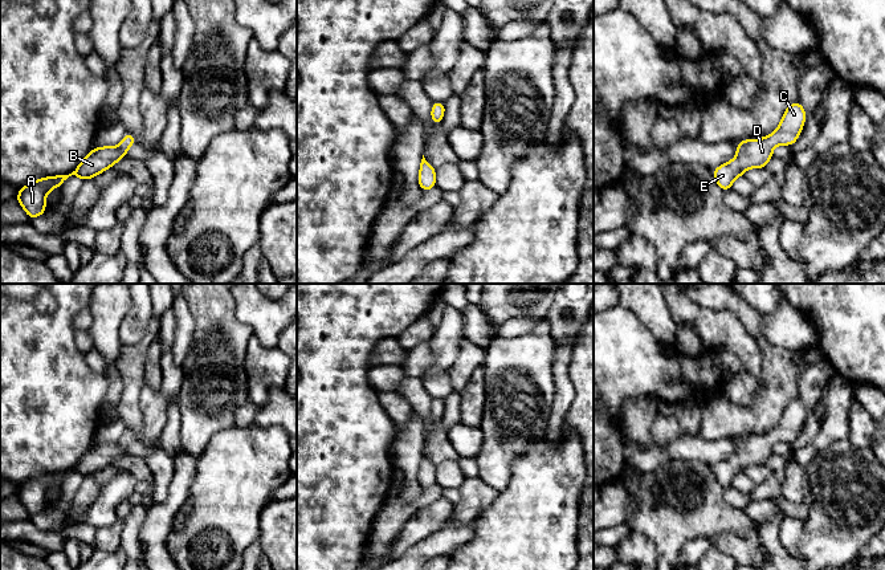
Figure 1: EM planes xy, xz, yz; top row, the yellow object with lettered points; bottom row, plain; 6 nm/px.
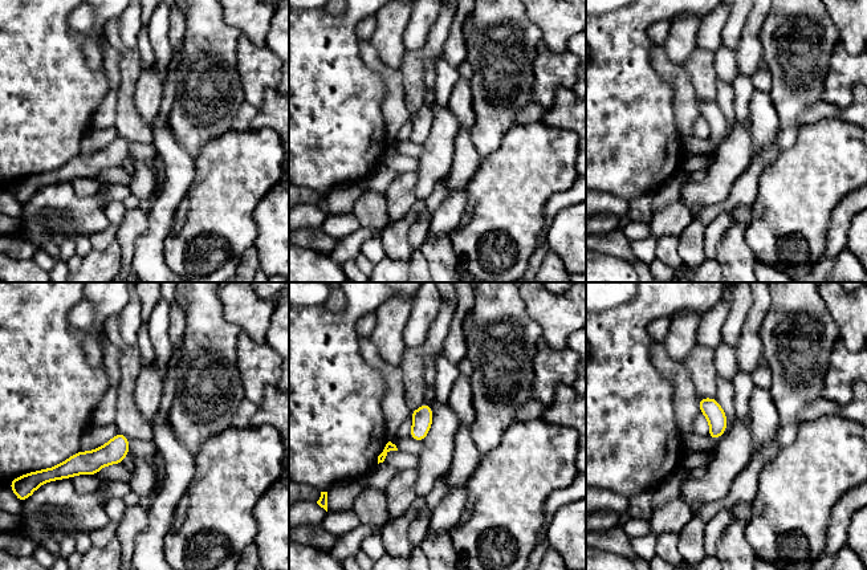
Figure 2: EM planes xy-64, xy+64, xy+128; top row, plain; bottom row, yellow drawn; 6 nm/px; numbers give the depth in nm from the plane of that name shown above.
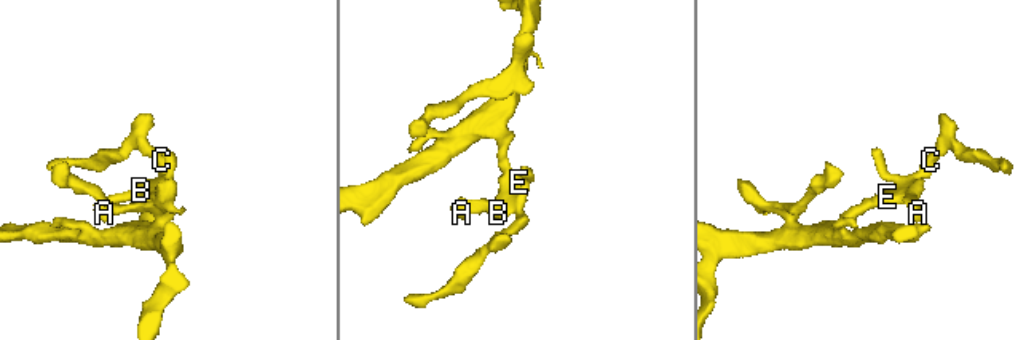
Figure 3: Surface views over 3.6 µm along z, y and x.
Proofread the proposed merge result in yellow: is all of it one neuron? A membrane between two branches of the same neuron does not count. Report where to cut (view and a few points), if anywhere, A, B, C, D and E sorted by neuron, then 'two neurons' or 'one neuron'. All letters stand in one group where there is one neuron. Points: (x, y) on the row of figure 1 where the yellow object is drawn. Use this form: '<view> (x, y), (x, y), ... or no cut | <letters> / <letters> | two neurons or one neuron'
no cut | A B C D E | one neuron

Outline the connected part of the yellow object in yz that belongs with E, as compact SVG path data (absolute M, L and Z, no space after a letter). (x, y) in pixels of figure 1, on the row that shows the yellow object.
M800 102L790 105L778 129L764 138L746 139L737 143L737 156L713 170L713 178L722 191L731 190L733 182L743 176L749 168L764 168L772 159L772 150L778 144L794 146L802 134L806 110Z

